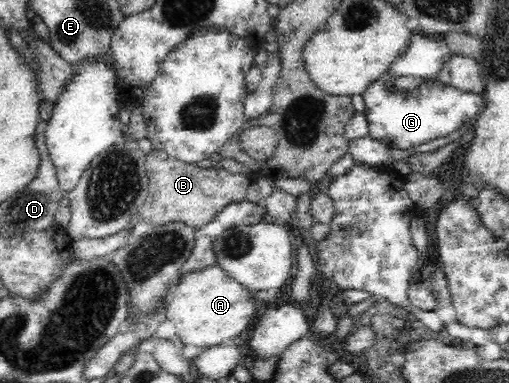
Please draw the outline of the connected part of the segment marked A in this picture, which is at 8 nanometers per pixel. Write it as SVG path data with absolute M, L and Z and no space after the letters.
M216 263L201 271L185 273L167 295L166 316L175 326L179 339L185 346L212 347L232 343L235 337L249 327L255 315L255 295L237 283Z

